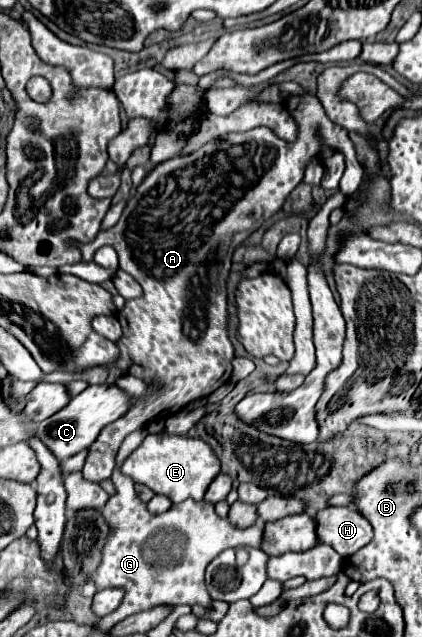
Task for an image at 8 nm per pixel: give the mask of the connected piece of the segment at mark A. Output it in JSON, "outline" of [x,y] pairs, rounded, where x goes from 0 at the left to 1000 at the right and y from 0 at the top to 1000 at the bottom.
{"outline":[[[742,144],[680,151],[675,166],[709,201],[699,223],[666,220],[647,204],[614,198],[585,207],[543,207],[514,220],[481,226],[472,235],[453,242],[400,248],[363,261],[363,267],[339,279],[310,314],[301,314],[301,323],[273,355],[235,364],[216,383],[192,386],[197,408],[206,411],[220,408],[230,389],[249,383],[268,386],[282,399],[282,421],[310,430],[339,452],[334,468],[306,471],[287,487],[277,487],[277,502],[291,515],[291,527],[273,537],[273,543],[282,546],[282,562],[263,575],[239,578],[258,584],[254,603],[273,606],[287,590],[310,587],[310,571],[329,575],[334,581],[320,584],[320,590],[334,593],[348,609],[344,622],[310,625],[301,650],[254,666],[235,678],[230,691],[211,700],[211,713],[192,738],[201,754],[239,757],[263,747],[273,735],[277,706],[301,681],[344,672],[363,659],[386,659],[424,647],[438,634],[467,625],[495,622],[543,593],[538,584],[547,584],[552,540],[538,531],[533,436],[547,418],[547,399],[600,361],[609,361],[609,355],[618,355],[671,323],[685,301],[718,283],[718,270],[732,248],[756,242],[765,229],[808,239],[818,246],[818,268],[803,297],[818,308],[832,308],[851,295],[860,264],[841,248],[841,232],[827,217],[827,207],[818,201],[803,201],[784,188],[770,188],[770,176],[751,151]]]}

